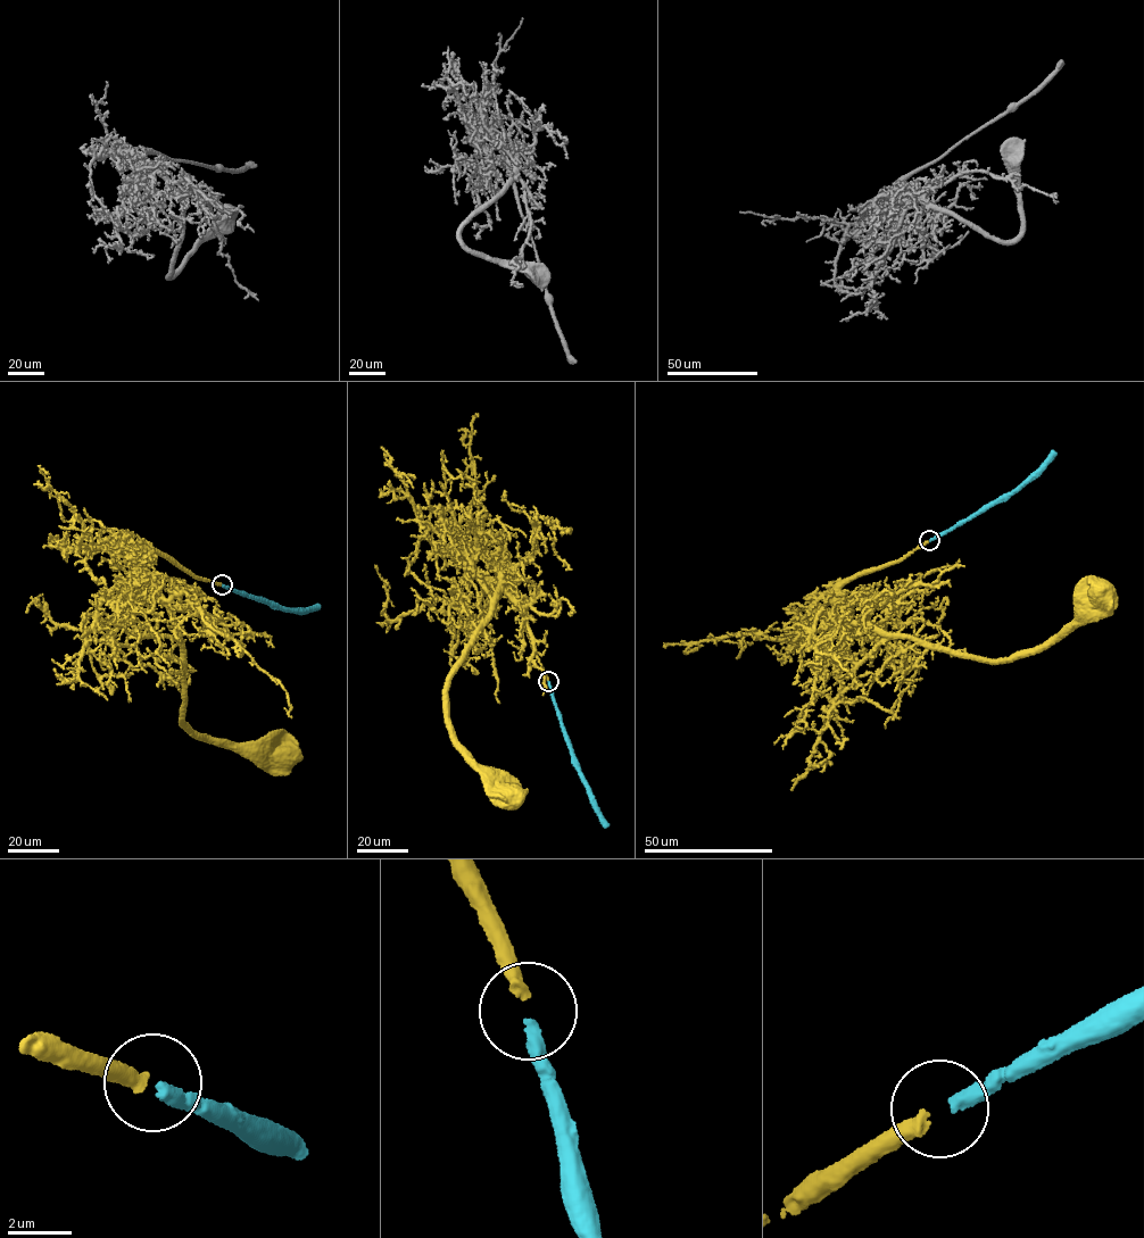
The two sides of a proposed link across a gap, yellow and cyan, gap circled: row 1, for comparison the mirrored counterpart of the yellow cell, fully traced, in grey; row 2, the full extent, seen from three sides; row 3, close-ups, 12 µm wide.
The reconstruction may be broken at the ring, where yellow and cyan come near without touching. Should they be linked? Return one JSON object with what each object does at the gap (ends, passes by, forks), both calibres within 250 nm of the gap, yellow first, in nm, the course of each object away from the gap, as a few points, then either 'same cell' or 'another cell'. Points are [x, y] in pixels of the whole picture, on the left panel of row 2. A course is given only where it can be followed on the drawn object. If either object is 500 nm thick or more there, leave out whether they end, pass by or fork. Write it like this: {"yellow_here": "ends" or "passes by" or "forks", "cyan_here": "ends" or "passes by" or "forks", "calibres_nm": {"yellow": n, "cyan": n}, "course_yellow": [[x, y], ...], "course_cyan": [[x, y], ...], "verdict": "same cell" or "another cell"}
{"yellow_here": "ends", "cyan_here": "ends", "calibres_nm": {"yellow": 320, "cyan": 440}, "course_yellow": [[222, 584], [156, 551], [144, 559], [144, 575], [183, 649], [183, 723], [210, 742], [286, 754]], "course_cyan": [[223, 584], [272, 607], [303, 614], [318, 607]], "verdict": "same cell"}

